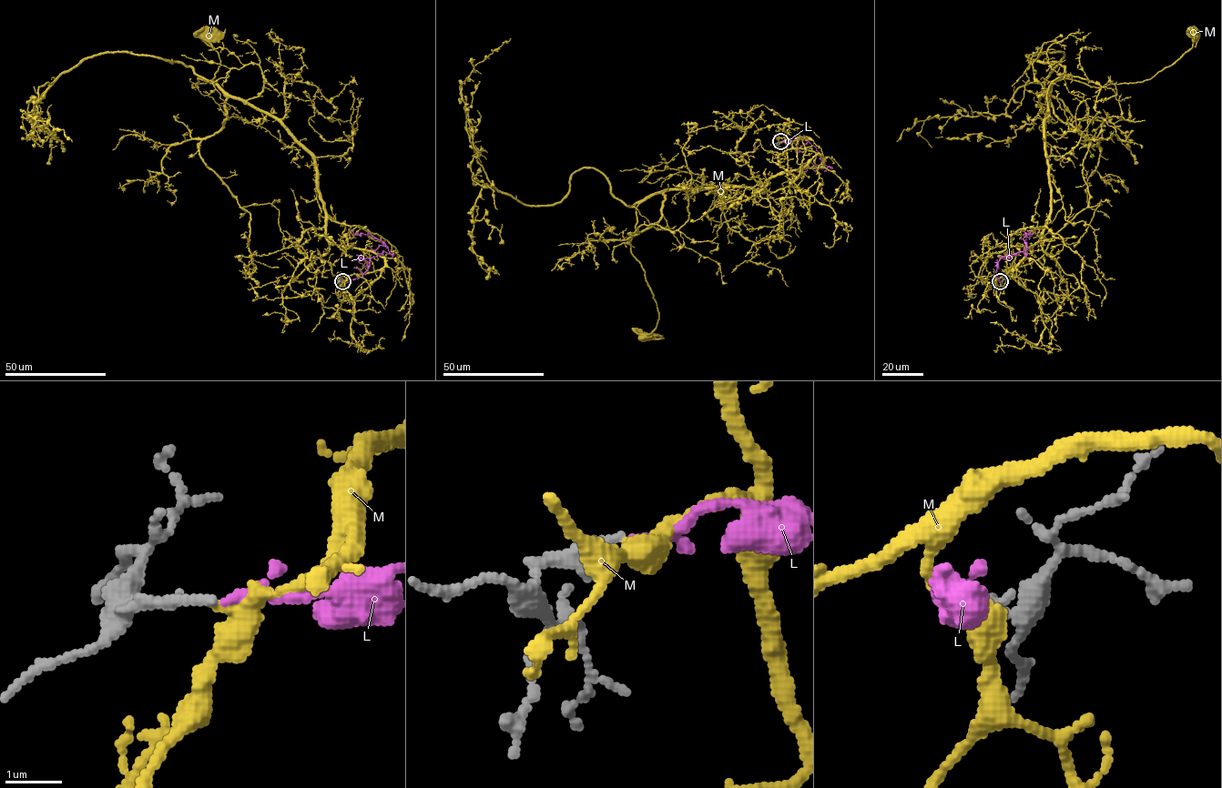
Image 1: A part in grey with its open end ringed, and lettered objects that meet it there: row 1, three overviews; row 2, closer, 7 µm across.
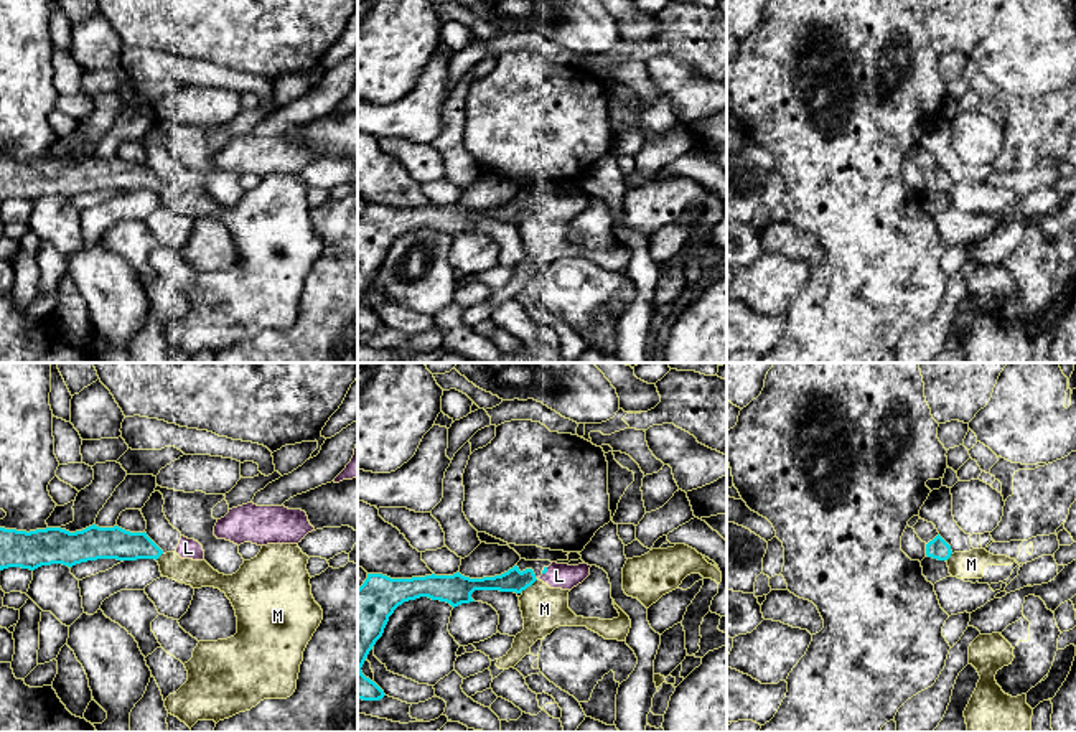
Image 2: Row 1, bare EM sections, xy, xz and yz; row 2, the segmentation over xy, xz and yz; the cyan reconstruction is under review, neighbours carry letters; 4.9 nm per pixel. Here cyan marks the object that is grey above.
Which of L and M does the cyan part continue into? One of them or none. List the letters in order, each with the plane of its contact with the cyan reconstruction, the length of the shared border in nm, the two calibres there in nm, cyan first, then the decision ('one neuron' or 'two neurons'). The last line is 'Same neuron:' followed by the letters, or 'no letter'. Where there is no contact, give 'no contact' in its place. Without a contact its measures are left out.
L: xz | 50 nm | 20/130 nm | one neuron
M: xz | 110 nm | 110/220 nm | two neurons
Same neuron: L

